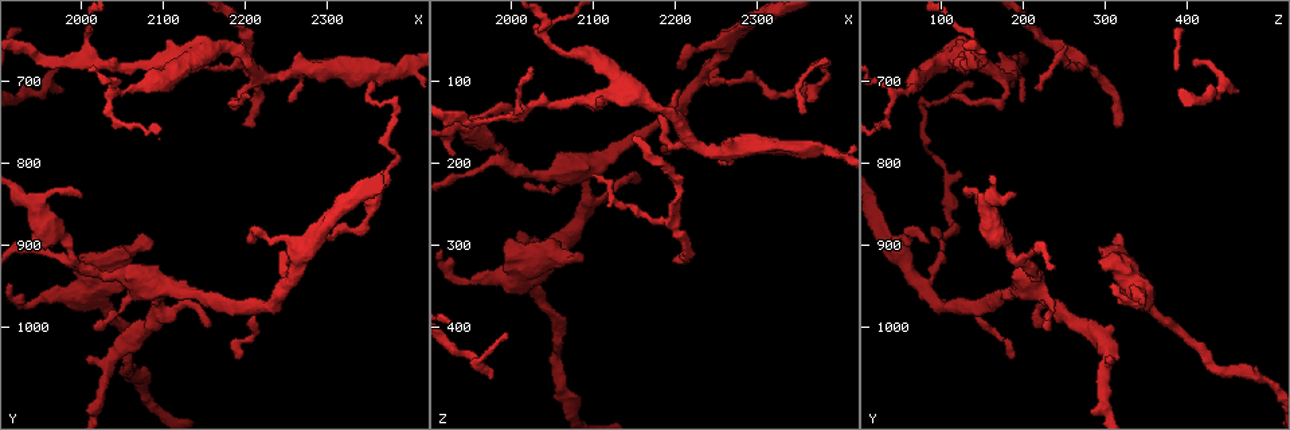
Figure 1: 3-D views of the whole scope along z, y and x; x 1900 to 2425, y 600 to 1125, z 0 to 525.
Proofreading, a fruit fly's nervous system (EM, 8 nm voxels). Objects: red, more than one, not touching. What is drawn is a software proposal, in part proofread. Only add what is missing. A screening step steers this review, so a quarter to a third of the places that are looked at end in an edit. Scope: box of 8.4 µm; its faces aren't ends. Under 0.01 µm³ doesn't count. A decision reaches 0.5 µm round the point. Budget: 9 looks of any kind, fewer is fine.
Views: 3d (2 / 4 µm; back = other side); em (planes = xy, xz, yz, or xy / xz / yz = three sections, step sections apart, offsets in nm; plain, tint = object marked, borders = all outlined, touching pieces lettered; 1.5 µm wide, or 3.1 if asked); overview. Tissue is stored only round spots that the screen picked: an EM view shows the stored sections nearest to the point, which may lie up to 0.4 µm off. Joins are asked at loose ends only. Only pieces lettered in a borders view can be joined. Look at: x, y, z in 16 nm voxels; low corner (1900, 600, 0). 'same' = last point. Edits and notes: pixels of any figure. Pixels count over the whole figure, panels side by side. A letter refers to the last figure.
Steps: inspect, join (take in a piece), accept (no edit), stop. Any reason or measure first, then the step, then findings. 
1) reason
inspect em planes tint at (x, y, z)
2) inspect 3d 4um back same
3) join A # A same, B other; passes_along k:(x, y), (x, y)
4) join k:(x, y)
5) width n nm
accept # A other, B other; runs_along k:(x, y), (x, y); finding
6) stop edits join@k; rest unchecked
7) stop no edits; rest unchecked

thin end
inspect em planes borders at (2200, 755, 315)

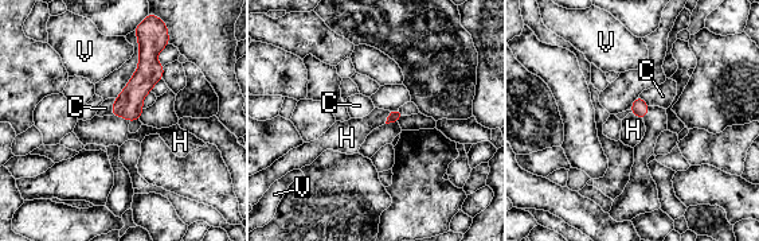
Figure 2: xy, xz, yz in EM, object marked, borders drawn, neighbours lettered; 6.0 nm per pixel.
longest_contact H 120 nm
join 2:(105, 131) # C other, H same, V other; passes_along 2:(128, 105), (121, 116), (105, 131); it goes on there

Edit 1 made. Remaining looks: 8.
inspect overview

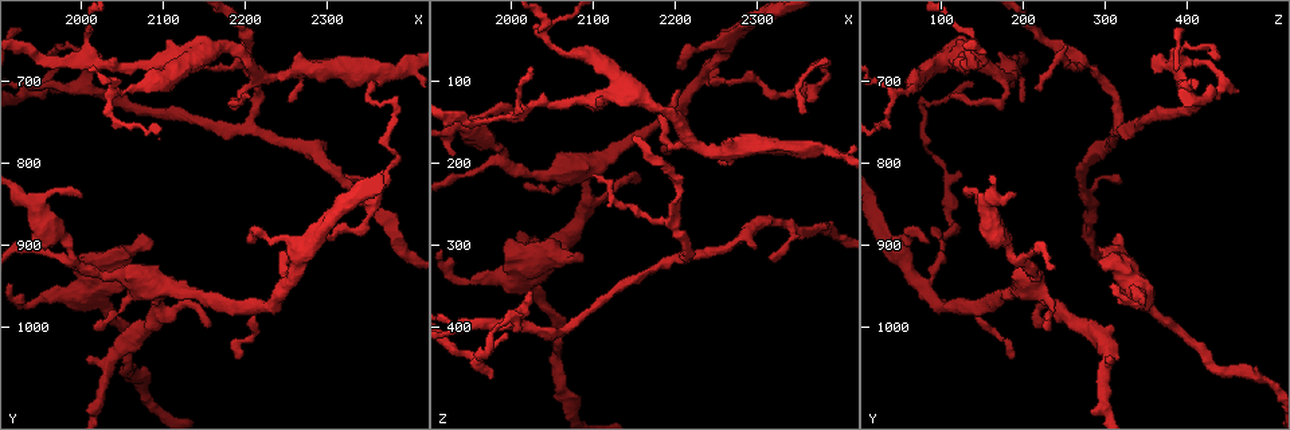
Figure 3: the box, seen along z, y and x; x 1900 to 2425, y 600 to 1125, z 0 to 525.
an open end
inspect 3d 2um at (2085, 895, 315)

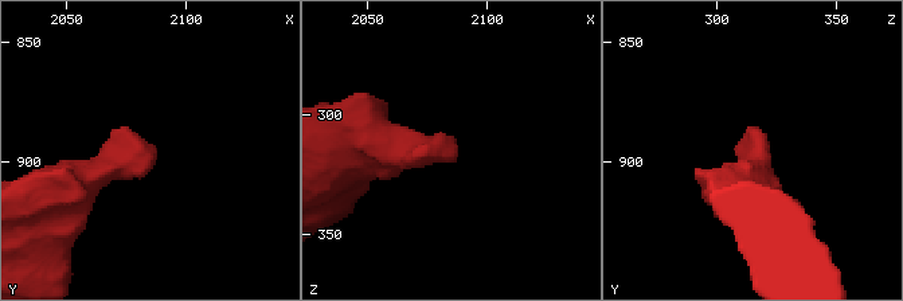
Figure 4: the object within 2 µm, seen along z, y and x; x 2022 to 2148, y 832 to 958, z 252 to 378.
inspect em planes plain at (2088, 895, 316)

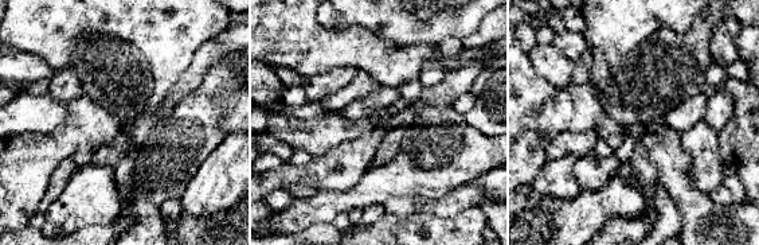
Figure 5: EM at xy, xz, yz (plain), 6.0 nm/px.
inspect em planes borders same

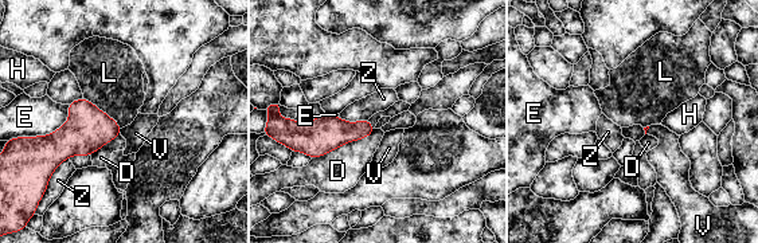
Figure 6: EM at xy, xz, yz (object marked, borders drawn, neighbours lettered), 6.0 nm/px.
accept # D other, E other, H other, L other, V other, Z other; border 6:(82, 97), (105, 112), (121, 128); no lettered piece goes on from it

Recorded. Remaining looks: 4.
tapers out
inspect 3d 4um at (2355, 700, 135)

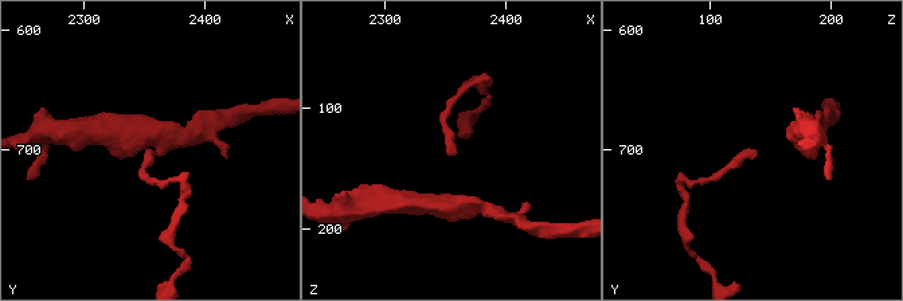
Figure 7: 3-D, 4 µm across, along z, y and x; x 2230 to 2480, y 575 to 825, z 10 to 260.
inspect em planes borders at (2356, 702, 136)

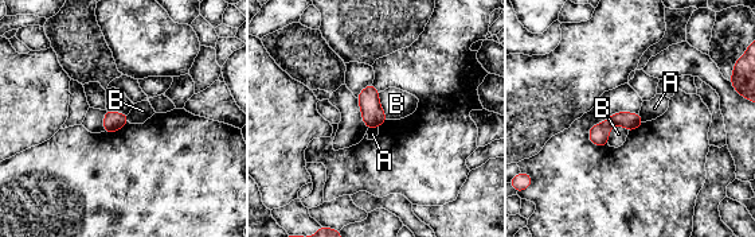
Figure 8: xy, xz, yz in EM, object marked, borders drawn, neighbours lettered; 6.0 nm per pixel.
width 100 nm
accept # A other, B other; border 8:(378, 127), (368, 129); no lettered piece goes on from it

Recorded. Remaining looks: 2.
inspect em xy step 4 tint at (2205, 715, 110)

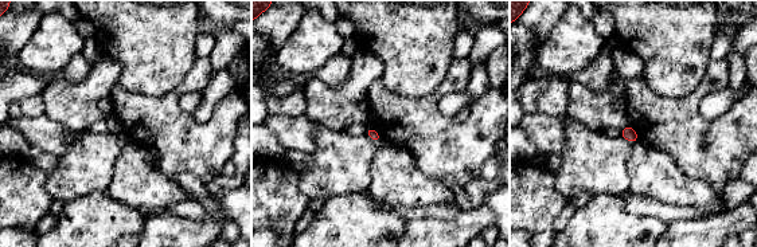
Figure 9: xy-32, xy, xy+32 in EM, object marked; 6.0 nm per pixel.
what lies round it
inspect em xy step 4 borders same

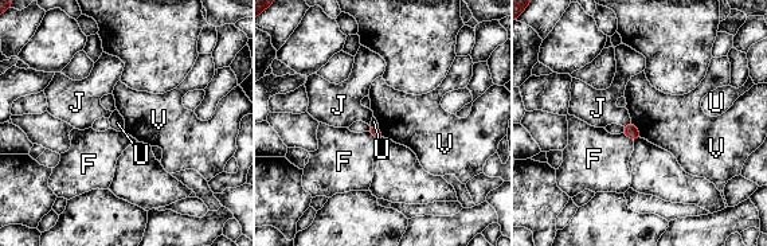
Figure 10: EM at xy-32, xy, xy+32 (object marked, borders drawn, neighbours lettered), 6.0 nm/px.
longest_contact V 120 nm
accept # F other, J other, U other, V other; border 10:(632, 121), (642, 137); none of them fits

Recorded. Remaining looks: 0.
stop edits join@2; rest unchecked

